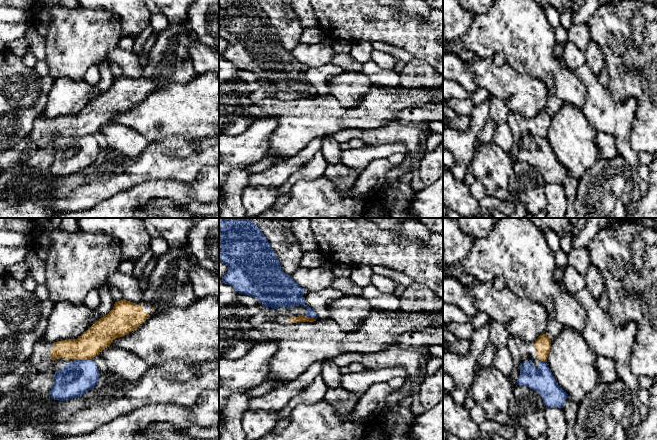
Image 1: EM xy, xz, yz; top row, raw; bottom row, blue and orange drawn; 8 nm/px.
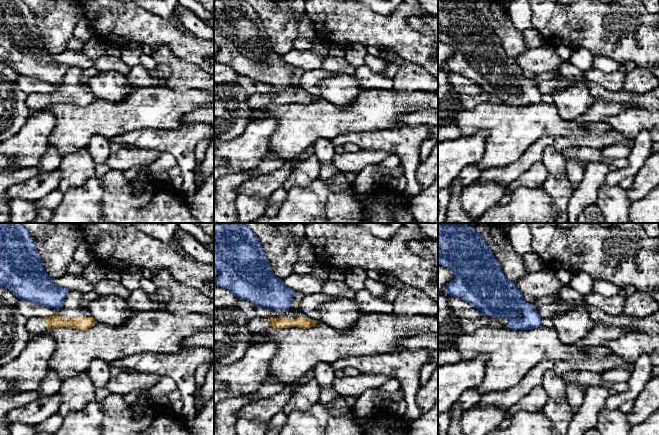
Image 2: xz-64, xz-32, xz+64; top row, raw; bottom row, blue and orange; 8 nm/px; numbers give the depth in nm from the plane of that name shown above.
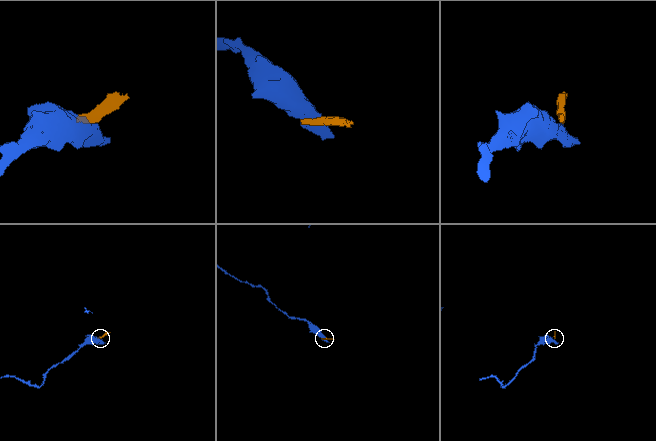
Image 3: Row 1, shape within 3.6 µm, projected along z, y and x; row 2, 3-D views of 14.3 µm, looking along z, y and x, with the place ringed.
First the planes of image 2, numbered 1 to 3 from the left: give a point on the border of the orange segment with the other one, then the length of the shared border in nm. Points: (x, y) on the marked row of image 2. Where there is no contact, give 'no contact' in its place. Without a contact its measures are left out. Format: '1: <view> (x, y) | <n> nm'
1: no contact
2: no contact
3: no contact

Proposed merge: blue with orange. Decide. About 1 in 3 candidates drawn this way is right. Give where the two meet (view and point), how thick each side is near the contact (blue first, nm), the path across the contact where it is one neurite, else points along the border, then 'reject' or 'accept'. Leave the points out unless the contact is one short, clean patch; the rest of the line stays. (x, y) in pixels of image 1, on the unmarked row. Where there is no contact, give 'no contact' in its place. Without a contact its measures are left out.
meets blue in xz at (307, 92); 220 nm thick on the blue side, 50 nm on the other; border along xz (299, 91), (315, 95); reject

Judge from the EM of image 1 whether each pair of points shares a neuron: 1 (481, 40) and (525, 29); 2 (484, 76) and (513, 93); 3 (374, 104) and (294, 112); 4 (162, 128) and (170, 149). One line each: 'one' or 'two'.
1: one
2: one
3: one
4: two

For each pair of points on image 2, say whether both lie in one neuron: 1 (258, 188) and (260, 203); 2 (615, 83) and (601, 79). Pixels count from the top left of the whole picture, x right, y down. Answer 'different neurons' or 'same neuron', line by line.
1: different neurons
2: same neuron

